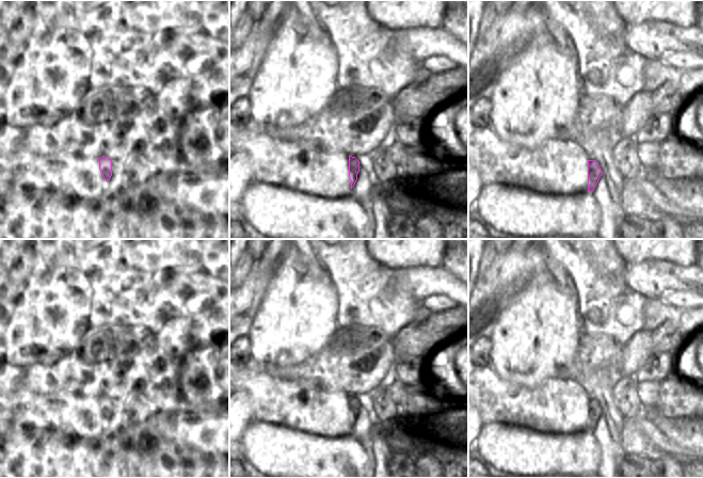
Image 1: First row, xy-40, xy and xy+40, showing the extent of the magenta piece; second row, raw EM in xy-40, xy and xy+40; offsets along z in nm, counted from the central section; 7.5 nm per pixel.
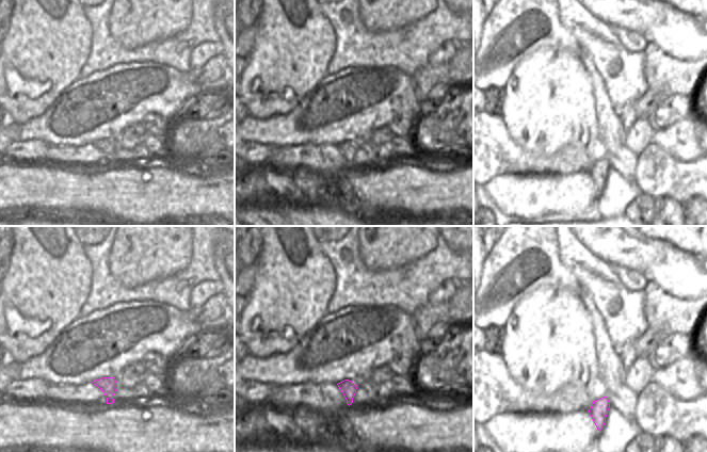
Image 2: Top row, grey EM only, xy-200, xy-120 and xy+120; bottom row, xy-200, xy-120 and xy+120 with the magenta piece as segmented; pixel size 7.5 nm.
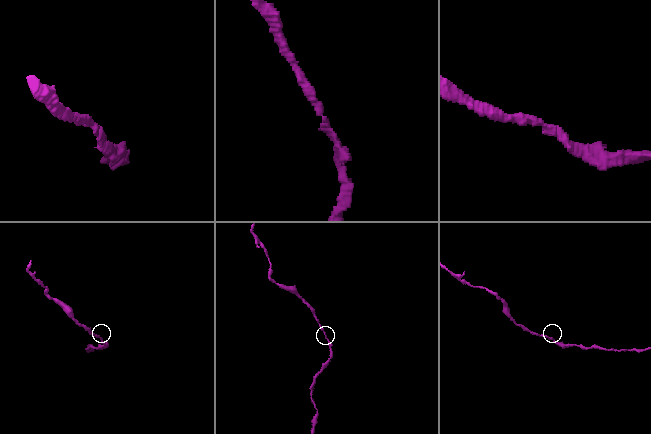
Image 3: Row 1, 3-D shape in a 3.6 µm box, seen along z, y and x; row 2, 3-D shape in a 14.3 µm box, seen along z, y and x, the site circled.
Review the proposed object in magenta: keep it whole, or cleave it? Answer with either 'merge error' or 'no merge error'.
no merge error

